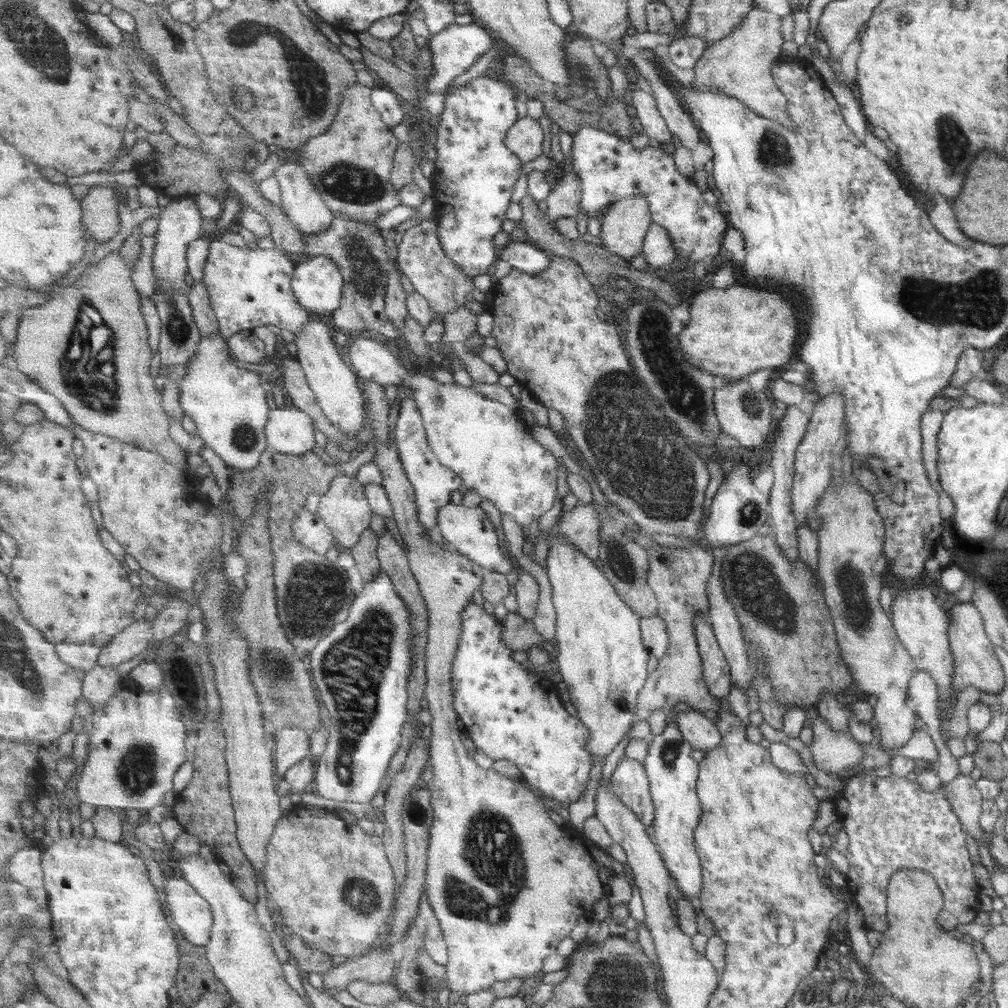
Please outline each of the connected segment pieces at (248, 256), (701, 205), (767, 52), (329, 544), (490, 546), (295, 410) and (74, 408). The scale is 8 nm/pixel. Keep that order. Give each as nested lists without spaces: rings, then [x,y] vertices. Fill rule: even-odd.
[[[223,240],[211,242],[203,281],[210,291],[223,336],[229,339],[239,332],[273,324],[290,330],[288,340],[292,340],[292,334],[303,330],[313,318],[296,296],[293,287],[296,271],[294,260],[276,246],[264,249],[236,246]]]
[[[584,124],[574,135],[572,157],[583,188],[582,216],[594,218],[607,205],[633,195],[646,195],[652,216],[657,224],[667,228],[679,258],[694,266],[700,261],[710,263],[718,254],[728,227],[725,216],[717,207],[706,204],[694,179],[684,176],[676,168],[674,155],[667,154],[657,143],[638,150],[629,138]]]
[[[753,2],[751,12],[745,20],[723,40],[708,43],[695,68],[697,77],[694,86],[702,93],[724,93],[752,109],[762,118],[775,120],[790,131],[794,131],[792,119],[786,114],[786,98],[778,90],[772,78],[772,65],[781,58],[782,44],[781,16],[759,10]]]
[[[306,507],[295,521],[295,533],[304,546],[310,547],[310,550],[320,555],[327,556],[330,550],[338,545],[332,529],[321,513],[311,512]]]
[[[450,503],[443,506],[439,514],[439,528],[441,536],[446,540],[449,546],[452,546],[457,552],[468,556],[474,562],[478,562],[480,566],[484,566],[486,570],[492,572],[500,572],[512,577],[513,570],[510,568],[510,561],[504,558],[502,552],[502,544],[500,544],[500,536],[498,536],[498,528],[492,522],[490,514],[481,508],[465,506],[464,504]]]
[[[296,405],[274,409],[267,426],[267,437],[272,449],[288,454],[303,455],[314,450],[317,424]]]
[[[122,248],[112,251],[97,265],[88,266],[79,280],[76,286],[80,288],[80,294],[76,294],[72,286],[60,290],[54,289],[52,297],[46,304],[22,311],[24,315],[20,319],[14,355],[18,368],[48,392],[58,396],[75,422],[85,429],[112,438],[120,438],[124,442],[160,453],[166,460],[181,469],[191,470],[187,451],[171,435],[172,420],[162,406],[164,398],[156,388],[156,380],[152,376],[154,349],[152,349],[149,326],[144,314],[143,300],[134,285],[132,269],[123,255]],[[78,296],[82,298],[80,306],[76,306]],[[74,330],[76,330],[76,338],[81,338],[80,341],[72,342]]]

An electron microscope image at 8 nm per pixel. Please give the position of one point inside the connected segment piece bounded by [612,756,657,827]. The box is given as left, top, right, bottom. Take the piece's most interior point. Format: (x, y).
(632, 782)

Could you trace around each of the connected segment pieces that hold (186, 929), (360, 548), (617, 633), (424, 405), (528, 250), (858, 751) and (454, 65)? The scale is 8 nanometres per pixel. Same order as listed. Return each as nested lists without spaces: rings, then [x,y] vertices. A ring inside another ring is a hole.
[[[169,877],[166,893],[173,920],[186,938],[198,946],[208,946],[215,925],[215,910],[211,902],[185,877]]]
[[[368,530],[363,534],[363,540],[358,546],[350,550],[356,558],[358,569],[362,574],[365,586],[376,582],[376,576],[382,570],[378,548],[380,547],[380,535]]]
[[[560,537],[558,542],[556,542],[556,546],[550,548],[549,558],[547,560],[548,565],[546,567],[550,576],[550,582],[552,582],[554,588],[553,599],[559,614],[557,623],[557,644],[560,649],[558,661],[560,672],[564,679],[563,681],[568,685],[571,702],[578,710],[578,717],[580,717],[592,731],[591,740],[589,740],[589,751],[593,754],[595,762],[598,759],[606,761],[608,756],[610,756],[618,746],[620,746],[620,743],[624,740],[626,734],[630,732],[630,728],[632,728],[633,724],[637,720],[640,693],[646,689],[646,683],[648,683],[648,678],[651,676],[650,668],[648,668],[648,664],[650,664],[651,650],[646,646],[643,639],[642,618],[638,618],[636,613],[634,614],[634,612],[632,612],[634,608],[630,607],[623,599],[623,596],[618,594],[618,590],[616,590],[614,584],[612,584],[612,582],[608,580],[608,576],[602,572],[601,565],[594,562],[590,556],[586,556],[582,550],[578,550],[578,547],[574,546],[572,542],[568,542],[568,540],[568,537]]]
[[[353,335],[347,350],[354,370],[363,380],[412,389],[424,415],[432,448],[444,466],[460,474],[468,490],[490,500],[521,526],[534,524],[556,506],[558,458],[534,438],[532,427],[521,419],[519,409],[488,398],[472,387],[456,382],[443,384],[433,376],[418,373],[378,339]]]
[[[512,242],[501,250],[500,258],[531,275],[546,274],[552,268],[552,254],[534,242]]]
[[[822,717],[814,718],[813,741],[809,745],[815,765],[834,777],[844,778],[859,772],[863,748],[849,730],[835,731]]]
[[[473,22],[467,25],[453,24],[449,26],[442,33],[431,38],[428,47],[432,50],[432,66],[435,73],[426,79],[422,89],[426,90],[428,95],[444,94],[446,90],[448,92],[456,78],[466,74],[480,60],[480,56],[484,56],[495,45],[494,37],[490,34],[488,27],[479,26]]]

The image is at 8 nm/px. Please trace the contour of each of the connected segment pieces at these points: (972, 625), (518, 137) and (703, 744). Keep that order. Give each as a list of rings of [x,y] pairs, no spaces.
[[[958,603],[948,613],[949,624],[946,630],[954,666],[952,688],[954,693],[966,686],[974,686],[981,692],[998,694],[1006,686],[1005,676],[1000,661],[996,658],[995,646],[982,628],[982,616],[972,603]]]
[[[522,118],[508,132],[507,144],[524,163],[532,162],[544,155],[546,132],[542,124],[534,118]]]
[[[694,708],[690,710],[681,710],[677,714],[677,721],[685,734],[685,738],[692,746],[698,750],[707,750],[716,748],[722,740],[722,734],[707,713],[703,713]]]

